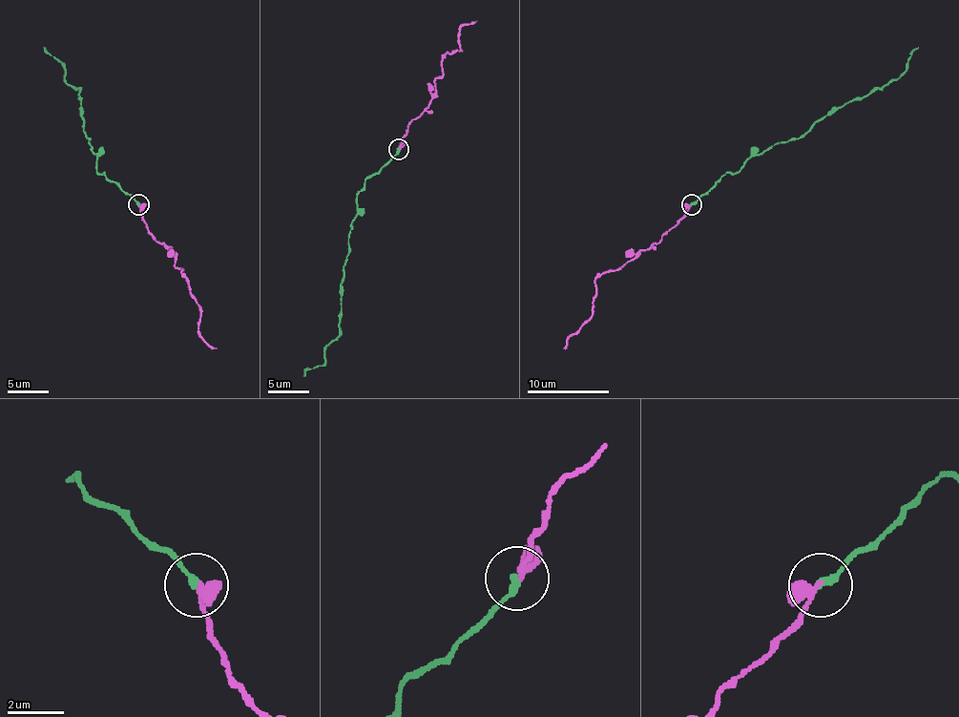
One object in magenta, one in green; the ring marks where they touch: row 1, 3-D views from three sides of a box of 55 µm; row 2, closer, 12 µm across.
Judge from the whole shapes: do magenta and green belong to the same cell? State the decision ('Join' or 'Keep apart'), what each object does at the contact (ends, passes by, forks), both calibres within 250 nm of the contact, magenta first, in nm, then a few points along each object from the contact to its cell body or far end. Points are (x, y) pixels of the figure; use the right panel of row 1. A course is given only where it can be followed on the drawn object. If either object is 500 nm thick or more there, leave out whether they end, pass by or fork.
Join. At the ring magenta passes by. At the ring green ends. Thickness 280 nm (magenta) against 260 nm. Course of magenta: (692, 203), (679, 221), (649, 249), (642, 249), (624, 265), (603, 271), (595, 280), (592, 317), (562, 347). Course of green: (692, 203), (753, 155), (794, 140), (821, 119), (883, 89), (906, 71), (917, 48)

